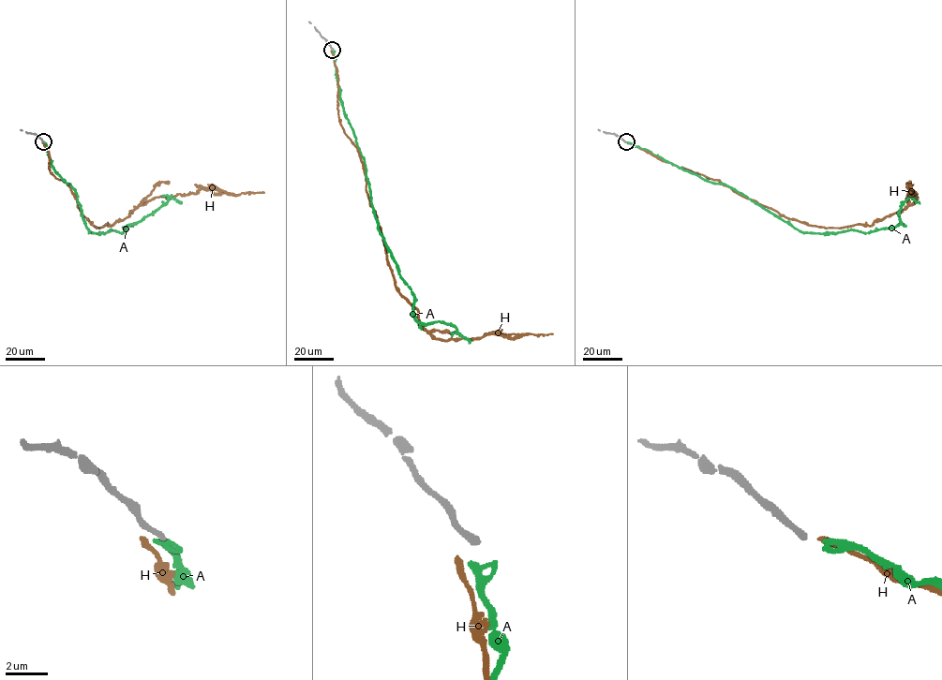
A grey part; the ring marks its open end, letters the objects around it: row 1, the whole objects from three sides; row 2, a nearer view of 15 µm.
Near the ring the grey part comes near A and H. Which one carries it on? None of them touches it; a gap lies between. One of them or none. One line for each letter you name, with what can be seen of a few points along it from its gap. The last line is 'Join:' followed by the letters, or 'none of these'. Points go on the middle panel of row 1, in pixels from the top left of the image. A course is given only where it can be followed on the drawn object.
A: Its course: (333, 51), (340, 101), (364, 161), (379, 233), (411, 289), (413, 317), (425, 323), (451, 324), (470, 343)
Join: A

